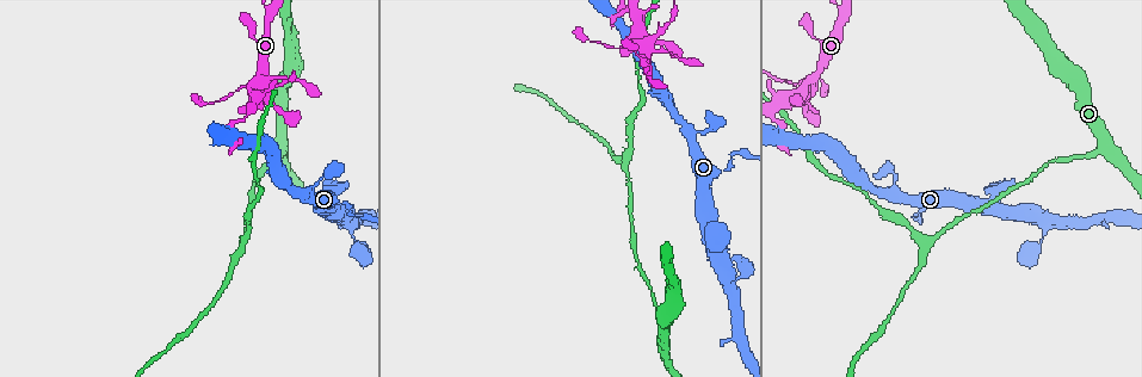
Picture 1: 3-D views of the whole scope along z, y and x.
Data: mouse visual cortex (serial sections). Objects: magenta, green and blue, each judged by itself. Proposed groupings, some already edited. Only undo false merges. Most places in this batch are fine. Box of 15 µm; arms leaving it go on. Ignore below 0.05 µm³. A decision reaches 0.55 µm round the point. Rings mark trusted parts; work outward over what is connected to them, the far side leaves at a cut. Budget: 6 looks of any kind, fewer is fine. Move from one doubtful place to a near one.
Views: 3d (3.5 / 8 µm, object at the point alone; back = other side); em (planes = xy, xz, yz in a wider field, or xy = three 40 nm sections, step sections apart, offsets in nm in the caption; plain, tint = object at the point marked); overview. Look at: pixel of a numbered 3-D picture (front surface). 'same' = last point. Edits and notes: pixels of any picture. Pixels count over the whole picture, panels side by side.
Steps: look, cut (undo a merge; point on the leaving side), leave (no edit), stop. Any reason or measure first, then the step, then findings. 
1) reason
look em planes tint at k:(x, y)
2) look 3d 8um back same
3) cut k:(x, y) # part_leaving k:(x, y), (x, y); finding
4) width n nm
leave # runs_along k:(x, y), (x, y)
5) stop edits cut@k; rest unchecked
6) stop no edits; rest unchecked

small branch off a trunk
look 3d 3.5um at 1:(650, 43)

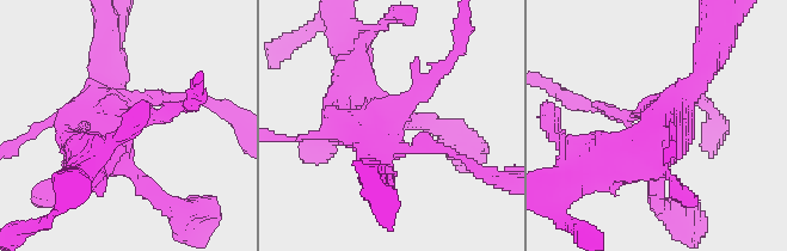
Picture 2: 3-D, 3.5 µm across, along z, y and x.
now the EM
look em planes tint at 2:(394, 118)

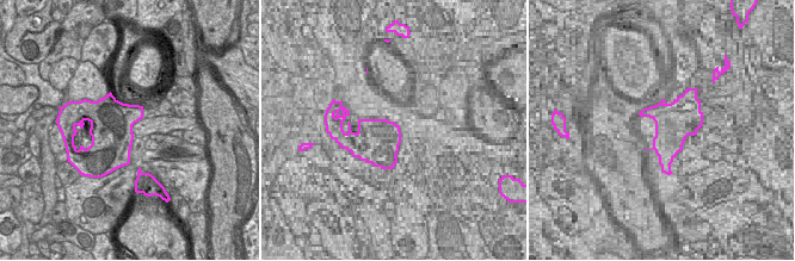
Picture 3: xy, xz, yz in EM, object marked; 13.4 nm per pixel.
leave # runs_along 2:(706, 59), (655, 151), (612, 169); one cell here

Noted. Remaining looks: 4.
arms part here
look 3d 3.5um at 1:(270, 18)

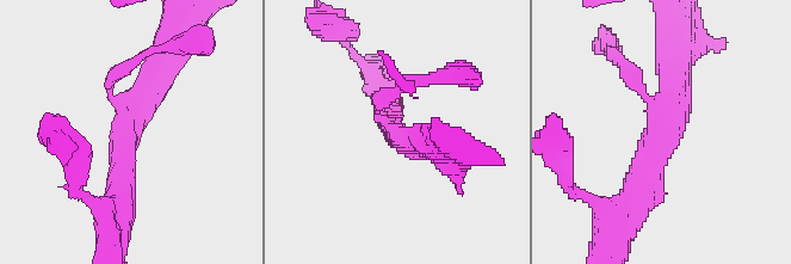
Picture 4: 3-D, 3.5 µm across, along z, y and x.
arms 3; arm_widths 150, 300, 400 nm
look em xy step 3 tint at 4:(664, 128)

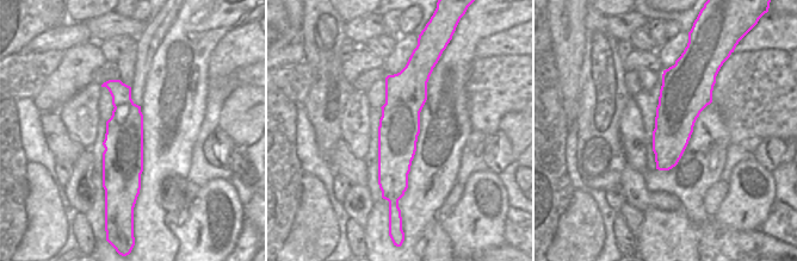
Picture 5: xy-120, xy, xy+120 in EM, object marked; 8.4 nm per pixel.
leave # runs_along 5:(409, 68), (390, 192); all the same cell

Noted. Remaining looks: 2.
thick turns thin
look 3d 8um at 1:(348, 204)

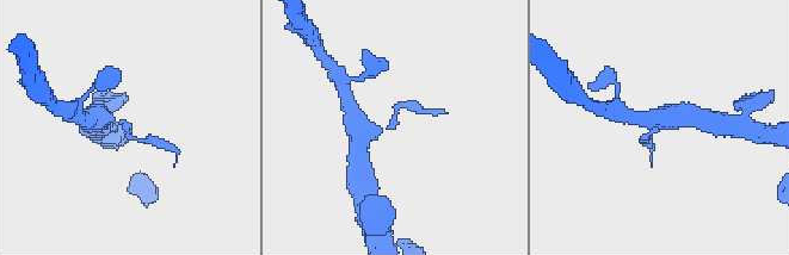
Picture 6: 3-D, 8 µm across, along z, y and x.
arm_widths 150, 450 nm
look em xy step 3 tint at 6:(125, 125)

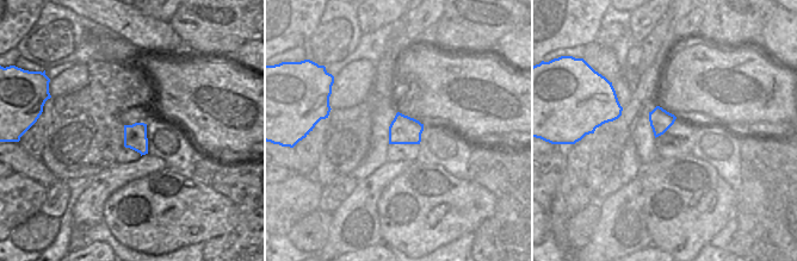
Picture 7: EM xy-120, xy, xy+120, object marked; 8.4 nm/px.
width 240 nm
cut 6:(648, 137) # part_leaving 6:(387, 129), (399, 105), (415, 107); two cells meet here

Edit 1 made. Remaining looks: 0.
stop edits cut@6; rest unchecked

